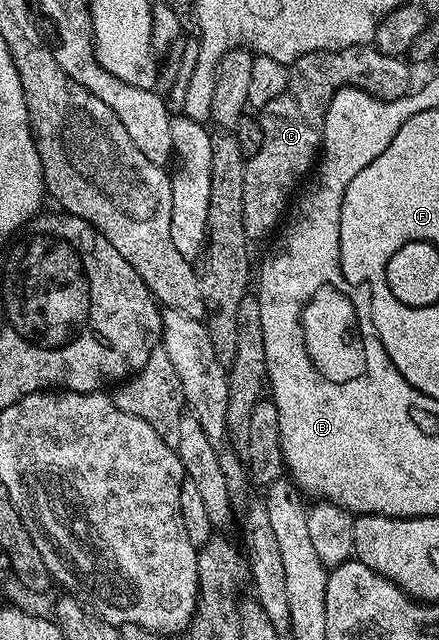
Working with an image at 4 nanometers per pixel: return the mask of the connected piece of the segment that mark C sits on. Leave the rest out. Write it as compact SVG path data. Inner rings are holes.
M371 44L334 51L314 51L292 62L286 91L282 91L278 99L270 99L270 103L259 110L262 147L258 155L244 162L246 191L242 191L242 223L249 239L271 238L277 232L297 192L296 184L309 176L317 160L324 139L326 111L332 96L345 85L352 85L355 89L365 89L383 101L405 97L413 88L411 67L404 57L386 55Z

